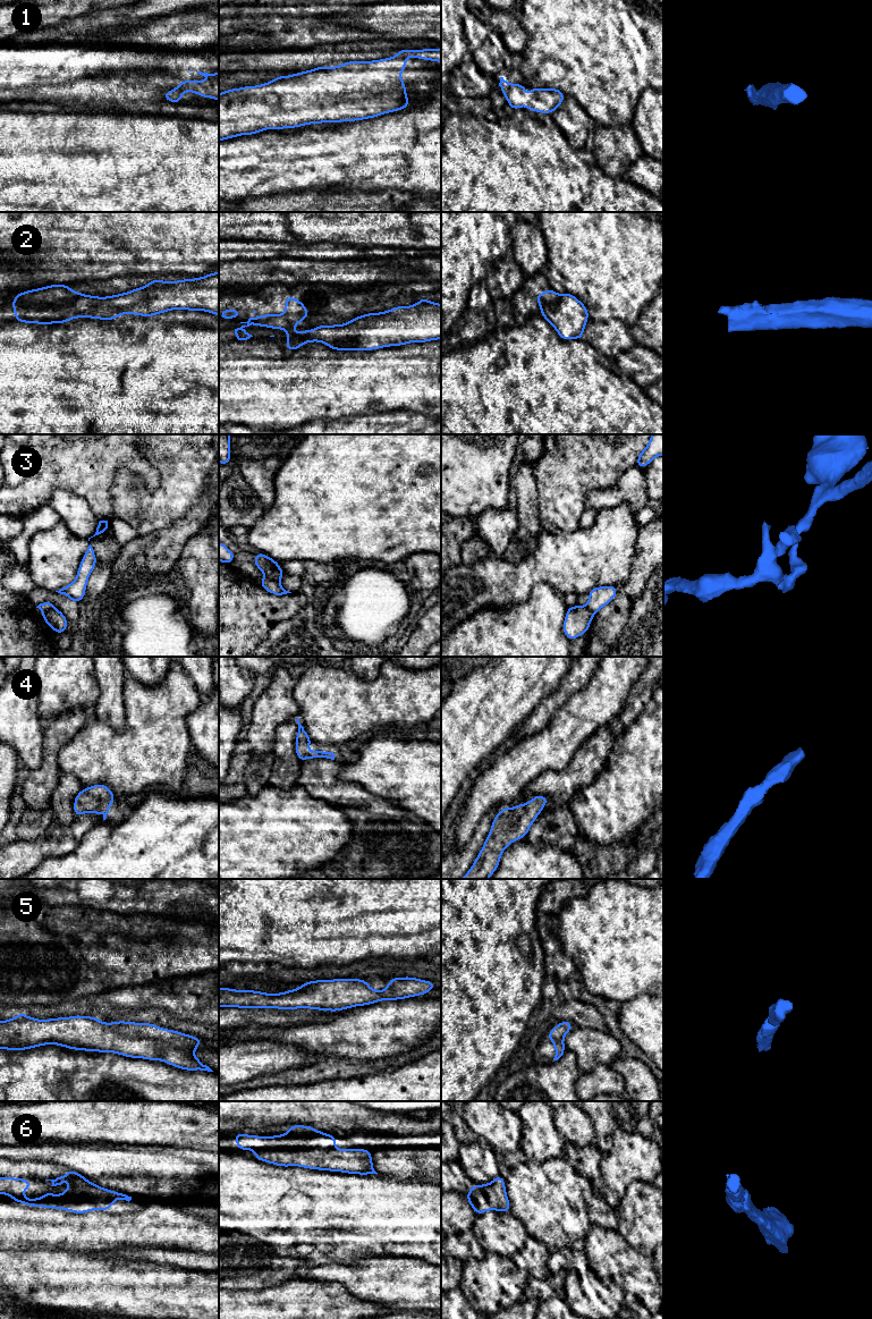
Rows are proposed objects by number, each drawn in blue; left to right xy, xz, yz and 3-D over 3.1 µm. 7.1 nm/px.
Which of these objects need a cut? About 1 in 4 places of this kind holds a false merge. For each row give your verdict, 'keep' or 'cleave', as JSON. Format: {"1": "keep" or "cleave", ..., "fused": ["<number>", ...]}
{"1": "cleave", "2": "cleave", "3": "cleave", "4": "keep", "5": "keep", "6": "keep", "fused": ["1", "2", "3"]}

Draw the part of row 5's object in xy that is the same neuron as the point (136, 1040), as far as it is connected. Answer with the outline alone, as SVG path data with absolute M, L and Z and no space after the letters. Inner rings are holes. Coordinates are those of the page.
M25 1013L0 1021L0 1049L27 1050L45 1045L160 1060L185 1071L213 1072L193 1055L203 1045L200 1038L152 1023L105 1023L82 1015L39 1020Z

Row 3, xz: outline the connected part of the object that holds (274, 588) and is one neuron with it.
M264 577L261 582L259 582L259 584L271 594L282 595L291 593L289 591L286 591L279 582L269 580L266 577Z

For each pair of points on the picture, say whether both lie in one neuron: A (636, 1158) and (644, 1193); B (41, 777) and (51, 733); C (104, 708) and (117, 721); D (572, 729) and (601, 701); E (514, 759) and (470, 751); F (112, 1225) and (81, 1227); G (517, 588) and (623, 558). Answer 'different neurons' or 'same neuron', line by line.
A: different neurons
B: same neuron
C: same neuron
D: same neuron
E: different neurons
F: same neuron
G: same neuron

